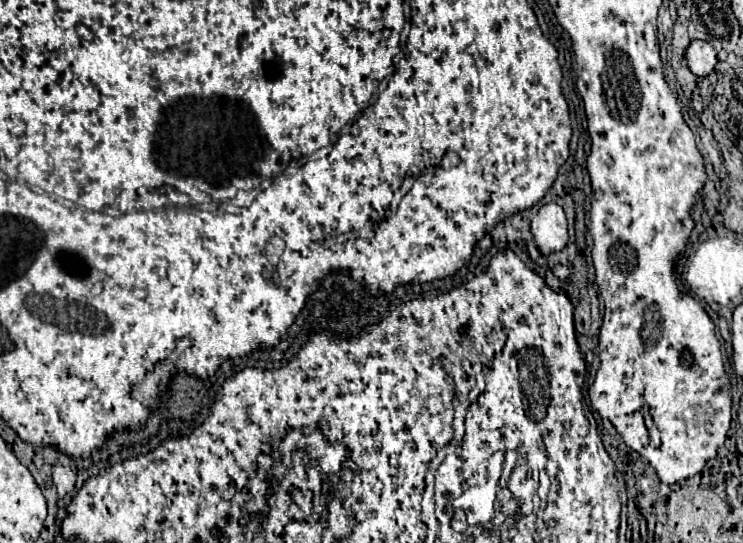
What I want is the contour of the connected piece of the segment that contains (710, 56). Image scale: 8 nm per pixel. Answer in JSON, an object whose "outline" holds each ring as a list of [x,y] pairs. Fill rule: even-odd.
{"outline":[[[704,40],[690,42],[690,46],[686,50],[686,64],[692,70],[692,74],[708,76],[710,72],[714,72],[716,62],[718,62],[716,50],[708,42],[704,42]]]}

